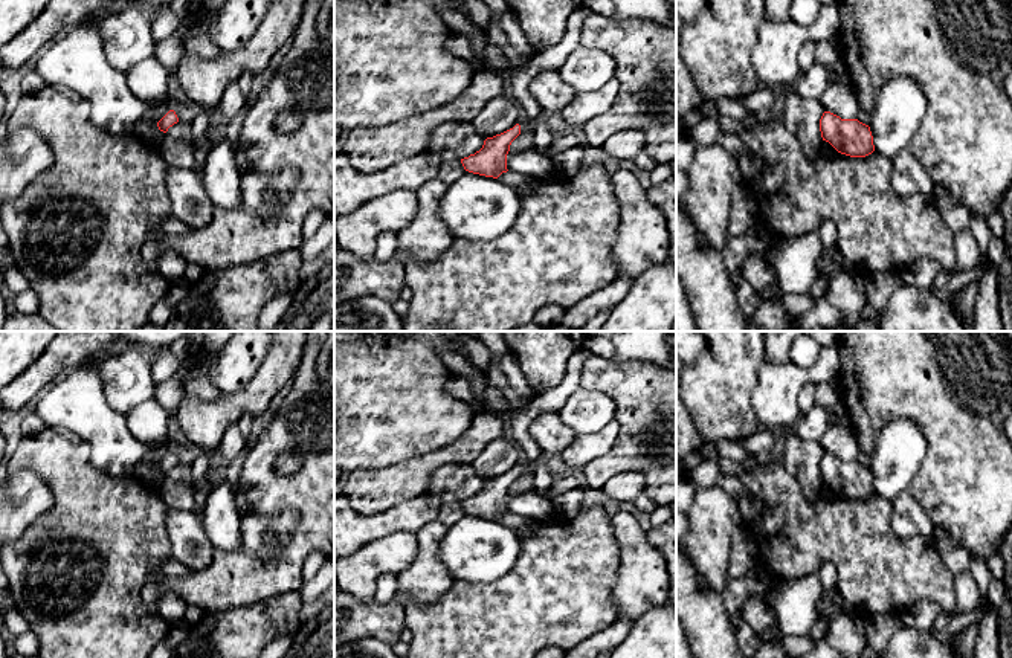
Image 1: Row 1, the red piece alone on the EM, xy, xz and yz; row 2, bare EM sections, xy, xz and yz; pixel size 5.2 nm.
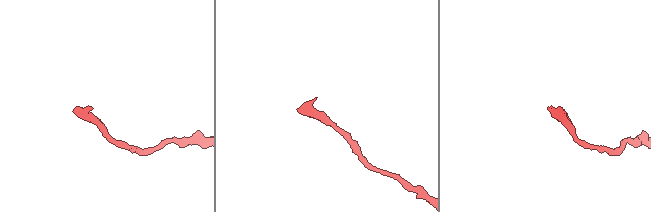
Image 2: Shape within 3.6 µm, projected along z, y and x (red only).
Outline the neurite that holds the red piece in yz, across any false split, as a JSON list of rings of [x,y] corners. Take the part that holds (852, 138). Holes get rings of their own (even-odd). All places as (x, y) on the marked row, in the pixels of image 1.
[[[824,111],[820,119],[820,131],[823,140],[841,154],[865,157],[875,151],[870,127],[858,119],[841,119],[830,111]]]

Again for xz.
[[[516,124],[513,128],[487,137],[484,145],[475,154],[461,159],[466,171],[498,179],[502,173],[507,173],[507,154],[511,142],[521,134],[521,125]]]

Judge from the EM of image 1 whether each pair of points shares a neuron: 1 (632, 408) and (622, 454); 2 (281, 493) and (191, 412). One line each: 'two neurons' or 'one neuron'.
1: one neuron
2: two neurons

